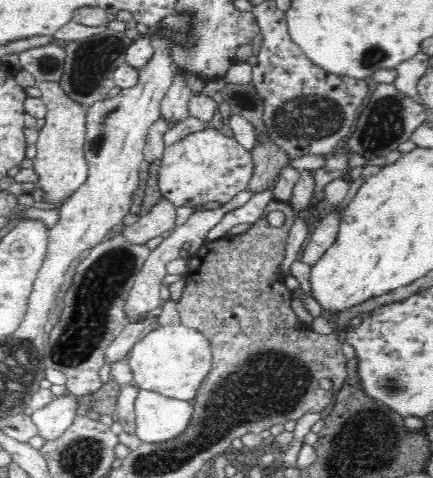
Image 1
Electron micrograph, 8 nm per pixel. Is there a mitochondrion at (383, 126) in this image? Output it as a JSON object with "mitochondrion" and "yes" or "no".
{"mitochondrion":"yes"}

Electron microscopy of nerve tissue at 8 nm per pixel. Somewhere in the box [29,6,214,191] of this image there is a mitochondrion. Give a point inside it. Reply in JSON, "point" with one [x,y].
{"point":[87,62]}

